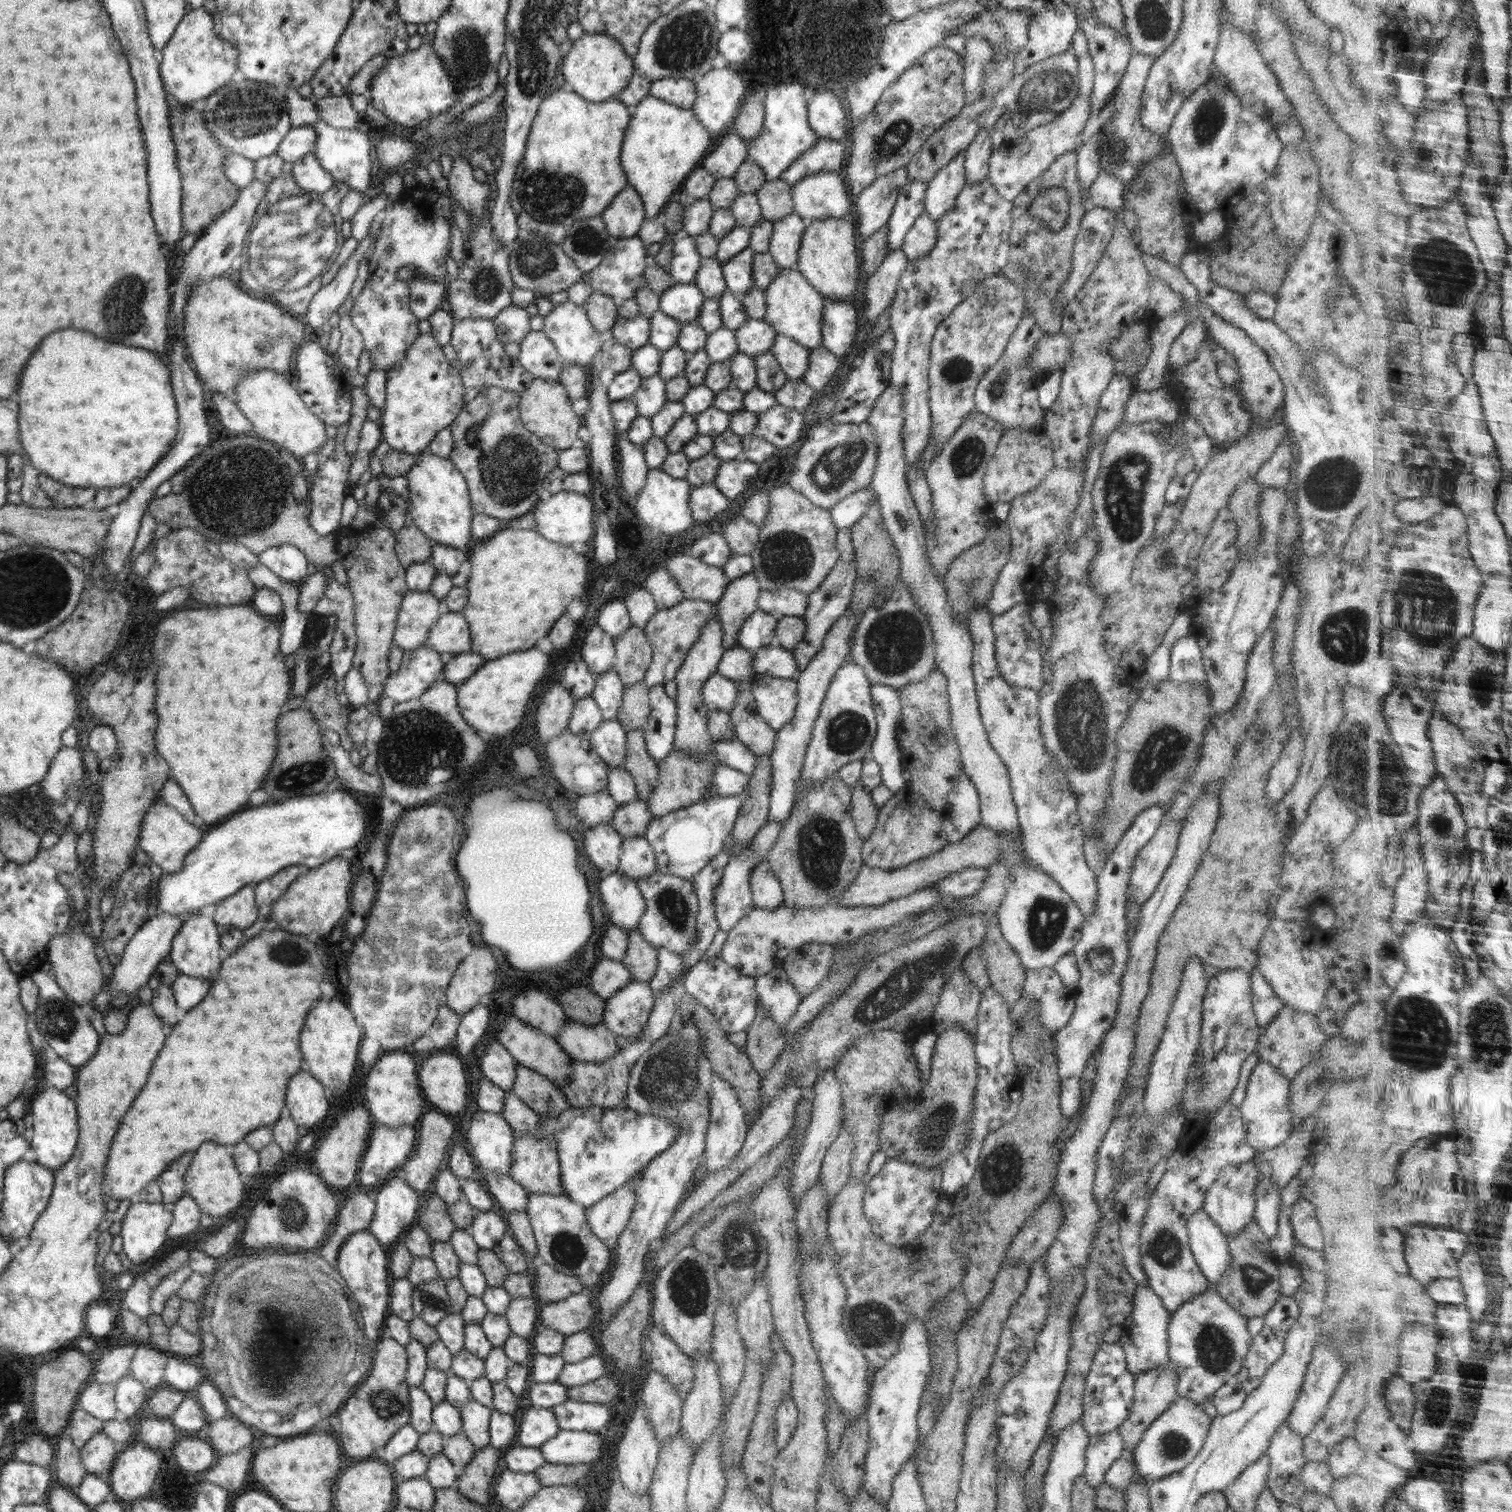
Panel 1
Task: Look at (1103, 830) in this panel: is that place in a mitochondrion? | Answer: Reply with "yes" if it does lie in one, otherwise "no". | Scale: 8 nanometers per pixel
no

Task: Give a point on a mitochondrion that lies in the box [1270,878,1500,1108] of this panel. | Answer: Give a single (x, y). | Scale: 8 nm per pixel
(1420, 1036)

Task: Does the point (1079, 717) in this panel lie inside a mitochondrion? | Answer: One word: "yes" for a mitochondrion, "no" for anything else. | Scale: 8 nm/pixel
yes

